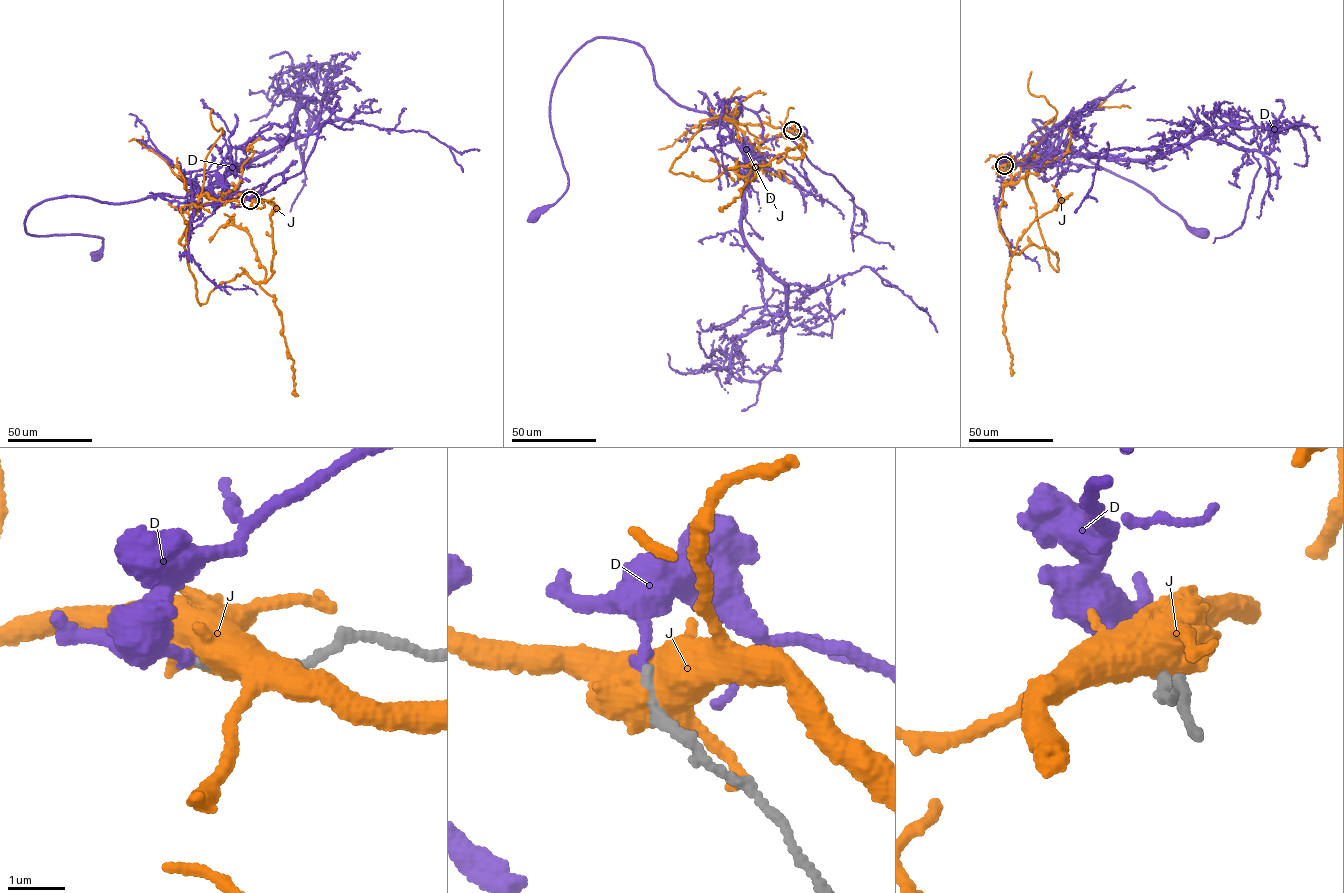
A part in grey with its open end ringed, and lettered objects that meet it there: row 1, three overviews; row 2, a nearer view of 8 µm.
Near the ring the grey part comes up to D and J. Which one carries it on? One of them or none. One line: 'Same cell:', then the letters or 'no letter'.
Same cell: D

